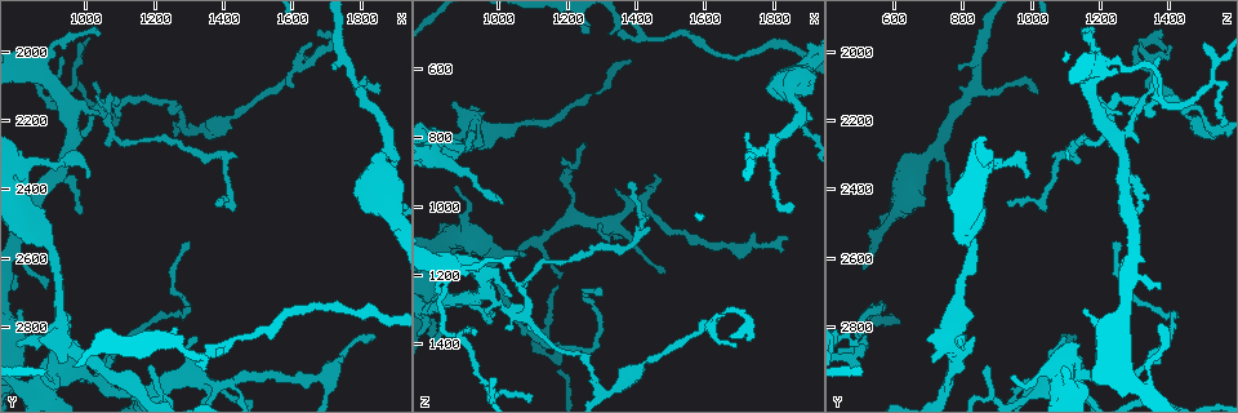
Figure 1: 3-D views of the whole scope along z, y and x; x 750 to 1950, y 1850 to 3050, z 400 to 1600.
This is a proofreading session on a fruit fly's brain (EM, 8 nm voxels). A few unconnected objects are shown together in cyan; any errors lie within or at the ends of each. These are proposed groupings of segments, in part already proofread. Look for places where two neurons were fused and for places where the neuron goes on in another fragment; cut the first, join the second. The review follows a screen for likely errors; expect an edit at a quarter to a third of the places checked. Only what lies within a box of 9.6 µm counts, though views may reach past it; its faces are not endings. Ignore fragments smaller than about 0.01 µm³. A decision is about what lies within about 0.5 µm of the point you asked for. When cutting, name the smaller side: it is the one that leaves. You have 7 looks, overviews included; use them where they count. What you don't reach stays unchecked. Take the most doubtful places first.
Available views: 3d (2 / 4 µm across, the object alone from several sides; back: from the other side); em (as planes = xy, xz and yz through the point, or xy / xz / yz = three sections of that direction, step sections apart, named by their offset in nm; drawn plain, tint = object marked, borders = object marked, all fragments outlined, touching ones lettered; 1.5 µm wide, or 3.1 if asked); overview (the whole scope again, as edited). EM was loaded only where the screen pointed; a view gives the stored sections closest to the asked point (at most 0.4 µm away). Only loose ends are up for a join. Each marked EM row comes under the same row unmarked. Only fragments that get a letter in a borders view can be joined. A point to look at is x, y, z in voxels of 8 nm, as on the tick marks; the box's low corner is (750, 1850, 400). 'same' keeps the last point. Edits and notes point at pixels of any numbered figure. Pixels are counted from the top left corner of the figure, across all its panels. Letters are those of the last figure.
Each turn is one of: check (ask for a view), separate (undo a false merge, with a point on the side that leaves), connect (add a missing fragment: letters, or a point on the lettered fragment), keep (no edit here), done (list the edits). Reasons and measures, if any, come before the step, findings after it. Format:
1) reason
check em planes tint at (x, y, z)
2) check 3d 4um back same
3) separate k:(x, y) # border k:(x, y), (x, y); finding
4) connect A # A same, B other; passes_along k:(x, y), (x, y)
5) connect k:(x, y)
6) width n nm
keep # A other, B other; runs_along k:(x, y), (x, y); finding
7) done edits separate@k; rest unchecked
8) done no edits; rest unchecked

a fork
check 3d 2um at (1080, 2140, 1320)

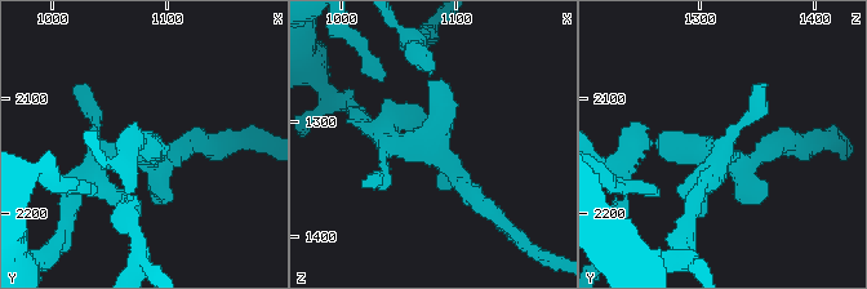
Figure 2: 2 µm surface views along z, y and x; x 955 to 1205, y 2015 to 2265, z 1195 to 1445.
now the EM
check em planes borders at (1076, 2146, 1320)

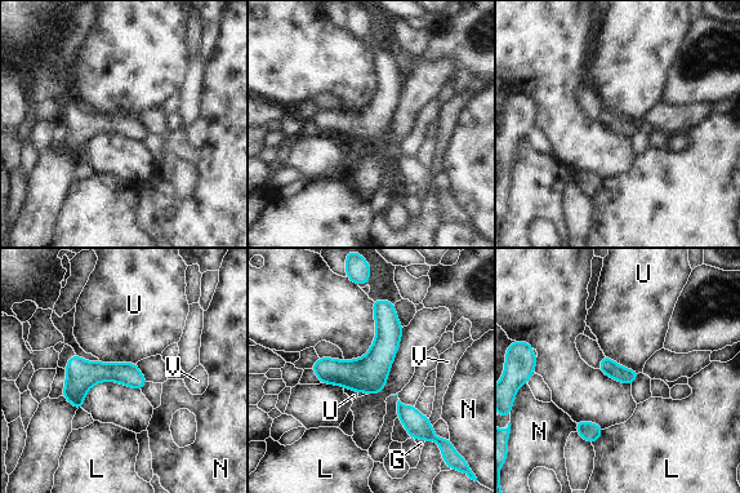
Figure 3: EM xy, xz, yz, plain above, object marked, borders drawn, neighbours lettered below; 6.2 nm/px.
width 110 nm
keep # G other, L other, N other, U other, V other; border 3:(99, 360), (136, 363); continuous, no second neuron

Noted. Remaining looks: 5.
free end
check 3d 4um at (880, 2950, 930)

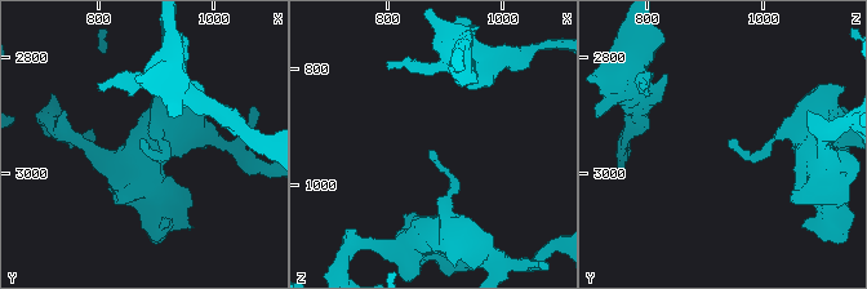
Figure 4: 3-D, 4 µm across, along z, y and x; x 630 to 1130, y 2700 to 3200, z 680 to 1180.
check em xy step 4 tint at (880, 2950, 935)

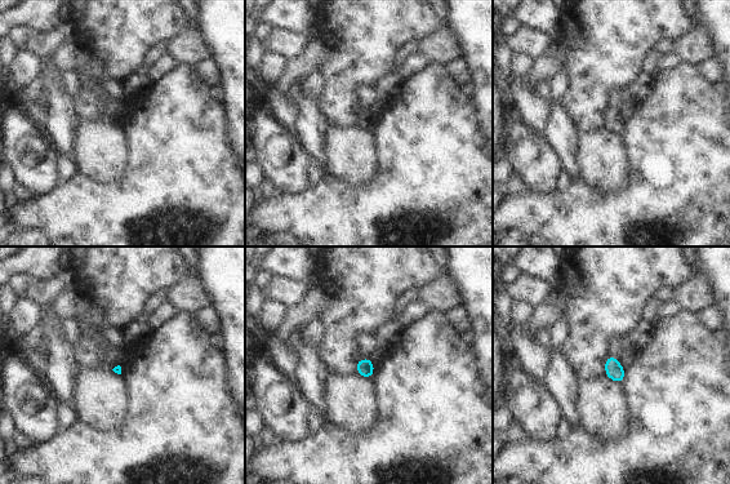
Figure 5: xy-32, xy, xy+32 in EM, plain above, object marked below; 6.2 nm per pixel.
check em planes borders same

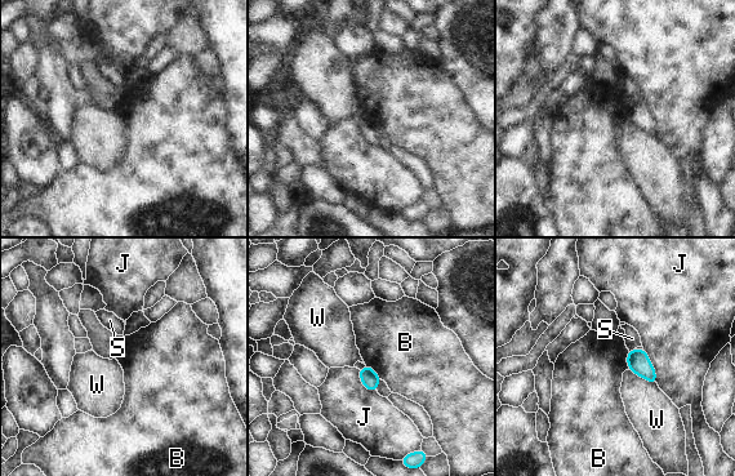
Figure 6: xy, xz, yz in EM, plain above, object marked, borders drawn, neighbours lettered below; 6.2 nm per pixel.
connect S # B other, J other, S same, W other; passes_along 6:(638, 361), (631, 350), (632, 338); the neuron continues

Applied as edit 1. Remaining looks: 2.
done edits connect@6; rest unchecked

